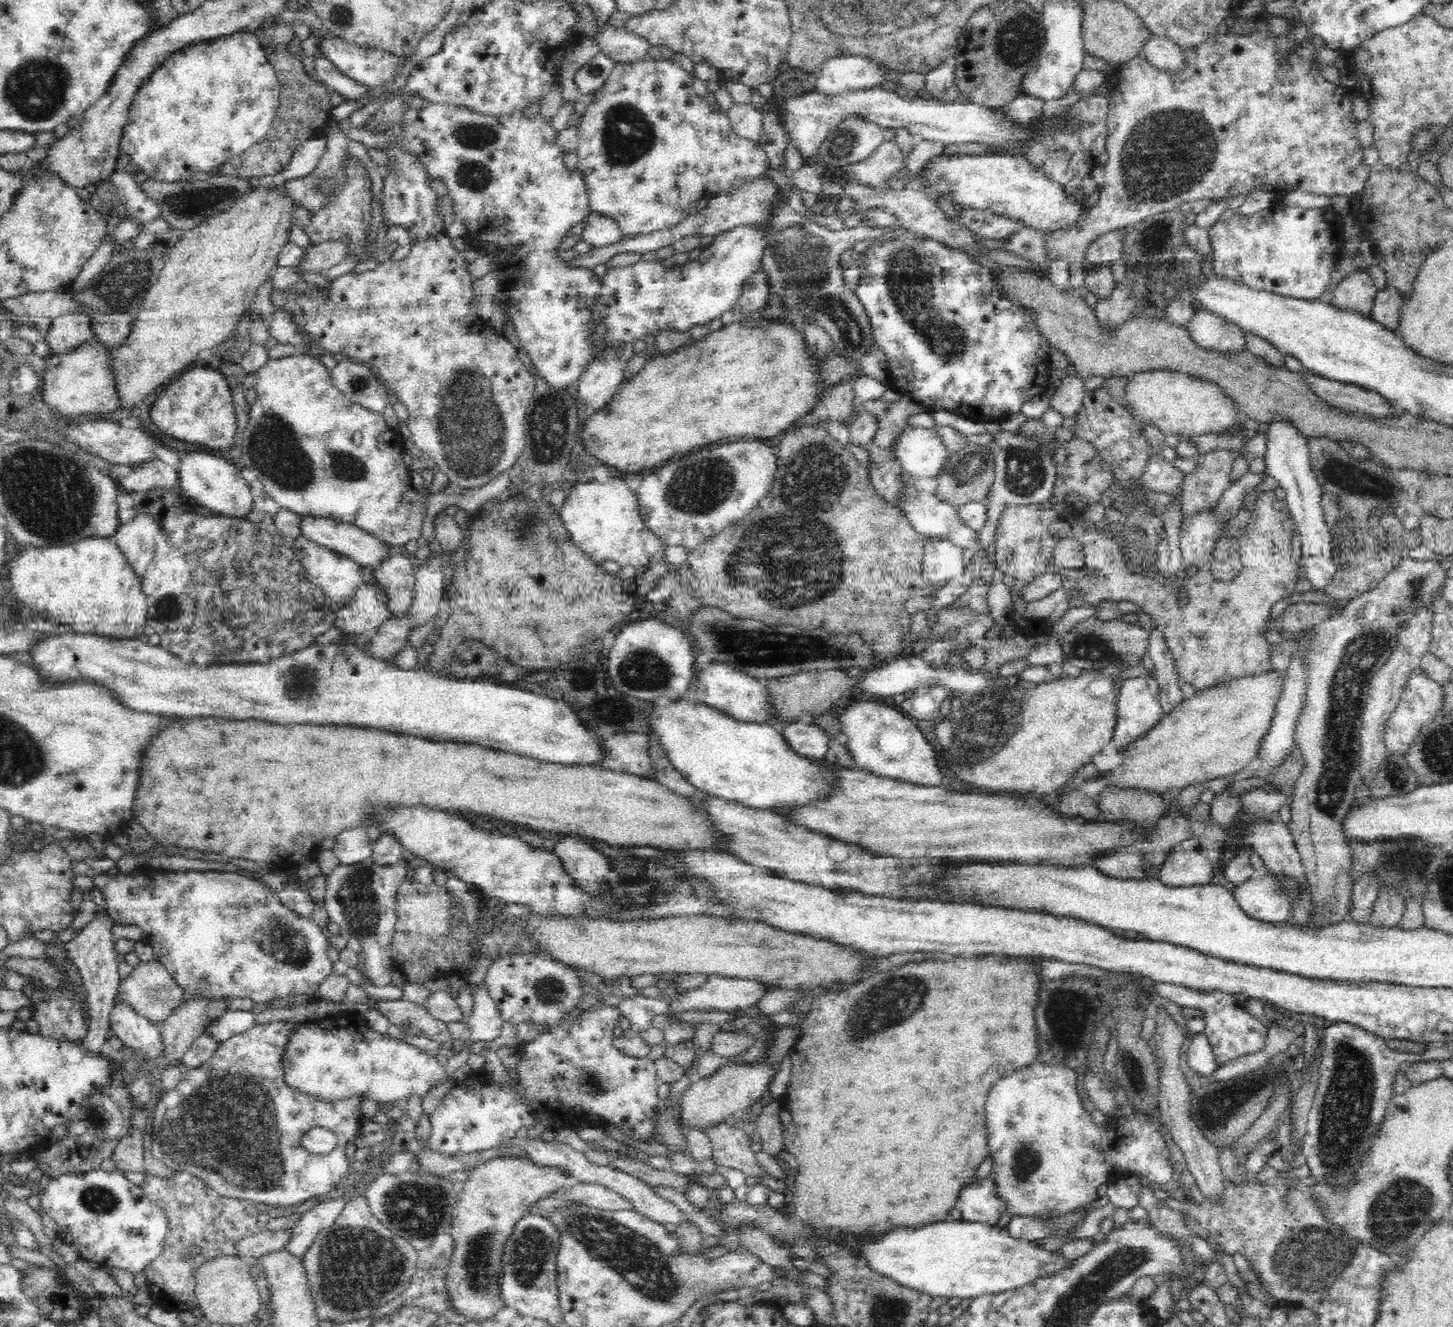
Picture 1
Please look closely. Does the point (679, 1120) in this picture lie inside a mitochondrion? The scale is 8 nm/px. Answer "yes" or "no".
no

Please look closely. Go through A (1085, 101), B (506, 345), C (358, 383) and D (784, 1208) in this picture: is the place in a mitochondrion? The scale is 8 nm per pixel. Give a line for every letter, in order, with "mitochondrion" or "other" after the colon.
A: other
B: other
C: mitochondrion
D: other

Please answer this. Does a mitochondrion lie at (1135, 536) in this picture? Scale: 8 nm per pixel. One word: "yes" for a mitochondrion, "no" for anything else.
yes

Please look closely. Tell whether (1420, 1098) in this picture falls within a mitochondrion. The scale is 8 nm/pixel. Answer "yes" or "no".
no

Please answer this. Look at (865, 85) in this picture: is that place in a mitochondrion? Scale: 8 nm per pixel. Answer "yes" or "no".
no

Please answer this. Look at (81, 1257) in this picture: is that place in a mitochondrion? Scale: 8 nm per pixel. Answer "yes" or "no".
no

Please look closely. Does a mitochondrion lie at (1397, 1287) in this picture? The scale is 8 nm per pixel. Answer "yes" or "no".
no

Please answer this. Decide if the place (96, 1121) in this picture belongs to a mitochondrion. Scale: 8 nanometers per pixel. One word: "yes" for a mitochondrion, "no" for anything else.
yes

